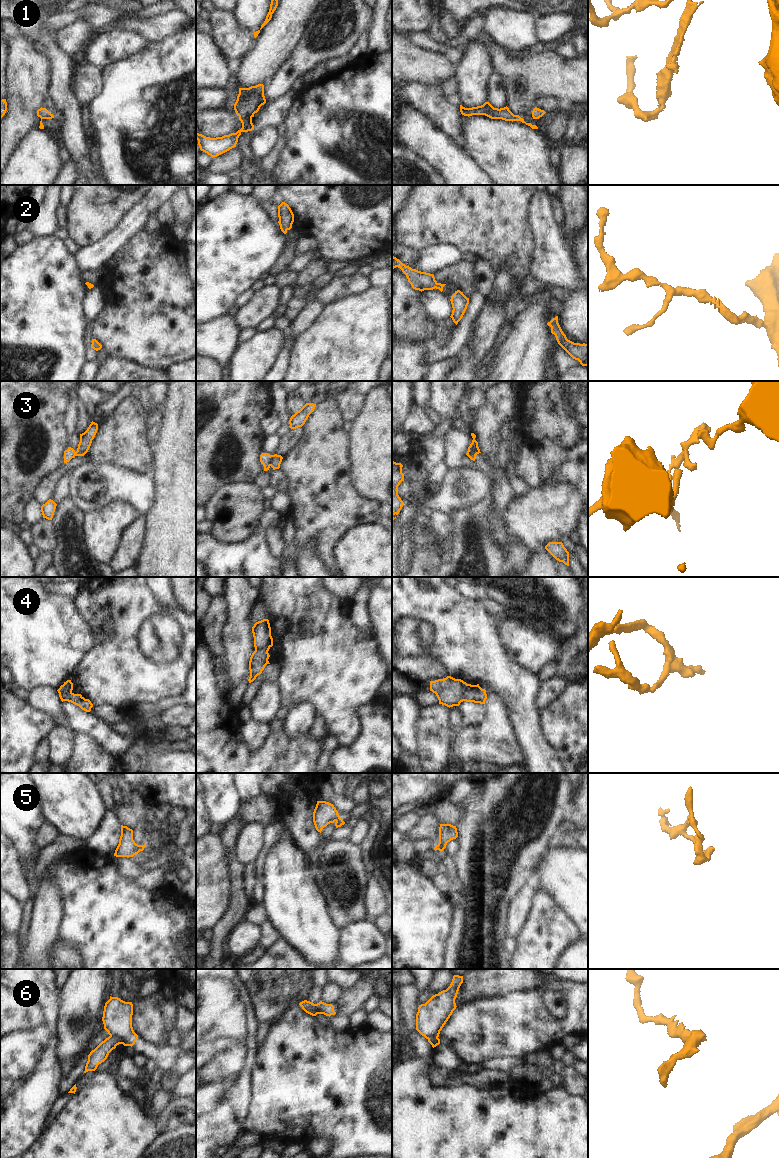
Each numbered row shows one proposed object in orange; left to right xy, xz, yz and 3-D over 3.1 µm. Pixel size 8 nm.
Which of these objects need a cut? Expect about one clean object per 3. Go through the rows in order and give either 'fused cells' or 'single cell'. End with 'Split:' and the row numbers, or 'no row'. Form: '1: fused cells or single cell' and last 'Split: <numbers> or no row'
1: fused cells
2: single cell
3: fused cells
4: fused cells
5: fused cells
6: fused cells
Split: 1, 3, 4, 5, 6

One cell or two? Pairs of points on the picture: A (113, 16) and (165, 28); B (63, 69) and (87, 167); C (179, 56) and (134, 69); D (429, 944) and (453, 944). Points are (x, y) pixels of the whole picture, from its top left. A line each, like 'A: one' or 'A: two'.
A: two
B: one
C: one
D: two

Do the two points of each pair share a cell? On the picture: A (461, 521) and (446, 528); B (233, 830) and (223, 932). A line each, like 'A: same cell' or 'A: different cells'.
A: different cells
B: same cell

